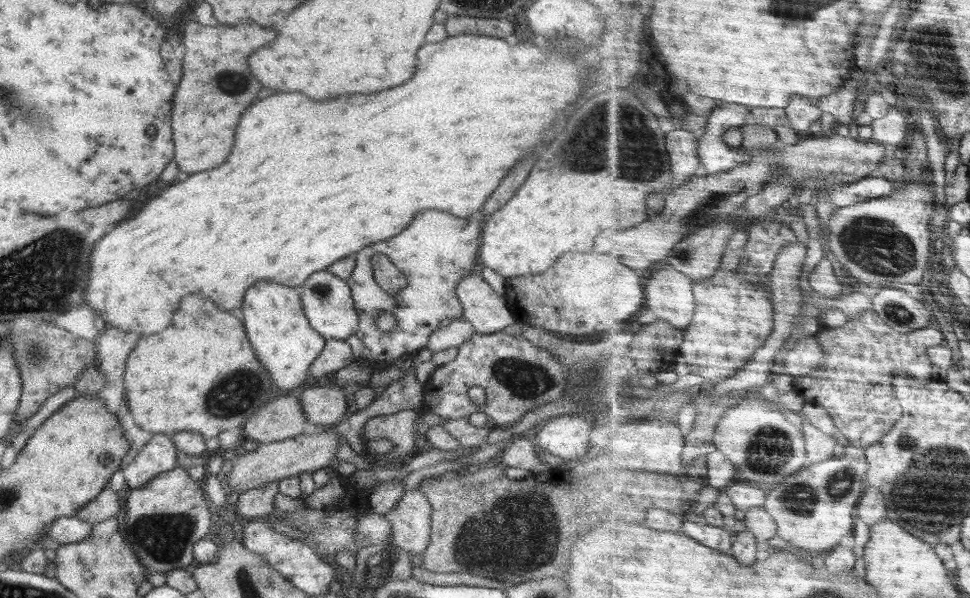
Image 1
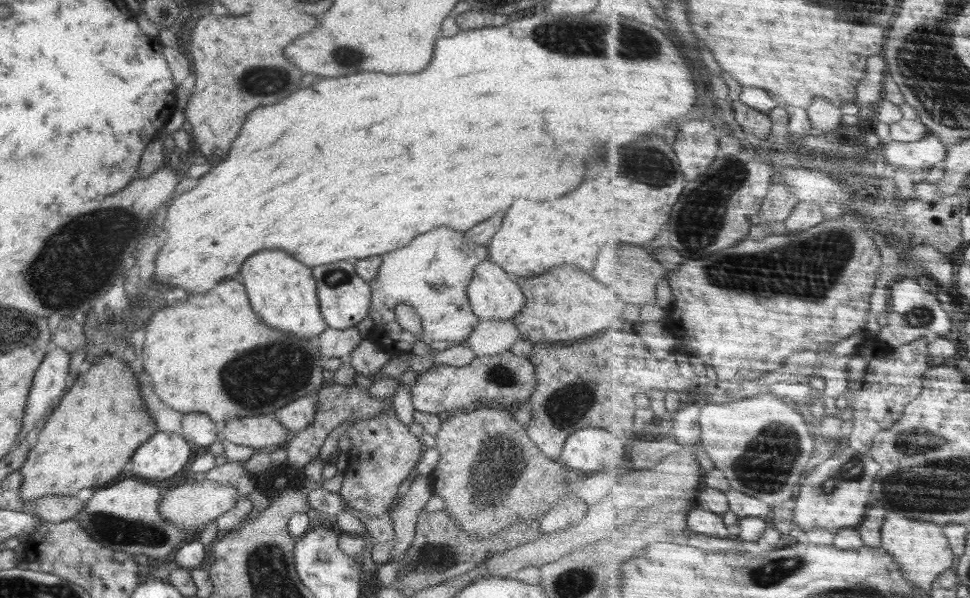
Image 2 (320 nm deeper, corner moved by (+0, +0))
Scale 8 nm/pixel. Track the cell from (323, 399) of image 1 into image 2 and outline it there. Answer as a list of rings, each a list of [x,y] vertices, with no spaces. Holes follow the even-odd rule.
[[[313,395],[303,396],[289,402],[286,406],[275,410],[273,416],[290,433],[303,430],[313,420],[315,415],[315,401]]]

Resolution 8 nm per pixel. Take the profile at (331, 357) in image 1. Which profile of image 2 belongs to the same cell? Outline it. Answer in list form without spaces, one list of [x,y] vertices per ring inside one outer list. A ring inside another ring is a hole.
[[[326,327],[318,336],[319,349],[327,360],[330,357],[347,359],[352,351],[361,343],[362,336],[356,327],[336,330]]]

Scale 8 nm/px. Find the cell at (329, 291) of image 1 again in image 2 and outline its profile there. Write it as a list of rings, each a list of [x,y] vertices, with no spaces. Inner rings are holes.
[[[354,260],[315,266],[311,271],[316,281],[319,309],[328,327],[336,330],[356,327],[369,315],[371,288],[358,276]]]

